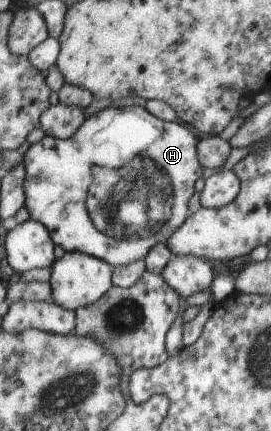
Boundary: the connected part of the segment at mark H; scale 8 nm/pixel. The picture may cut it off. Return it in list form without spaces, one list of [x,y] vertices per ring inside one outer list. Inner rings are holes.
[[[144,104],[122,108],[107,107],[87,118],[71,138],[56,139],[45,135],[41,141],[28,146],[22,161],[26,172],[23,183],[24,206],[29,212],[30,218],[46,226],[53,243],[64,248],[66,252],[85,253],[108,262],[112,267],[131,264],[137,260],[144,259],[149,250],[156,244],[166,244],[175,230],[181,228],[185,220],[189,218],[190,211],[187,209],[187,204],[189,203],[189,198],[195,193],[195,182],[202,178],[205,169],[199,162],[197,145],[197,138],[187,126],[183,126],[183,124],[179,124],[176,121],[167,122],[153,116]]]

